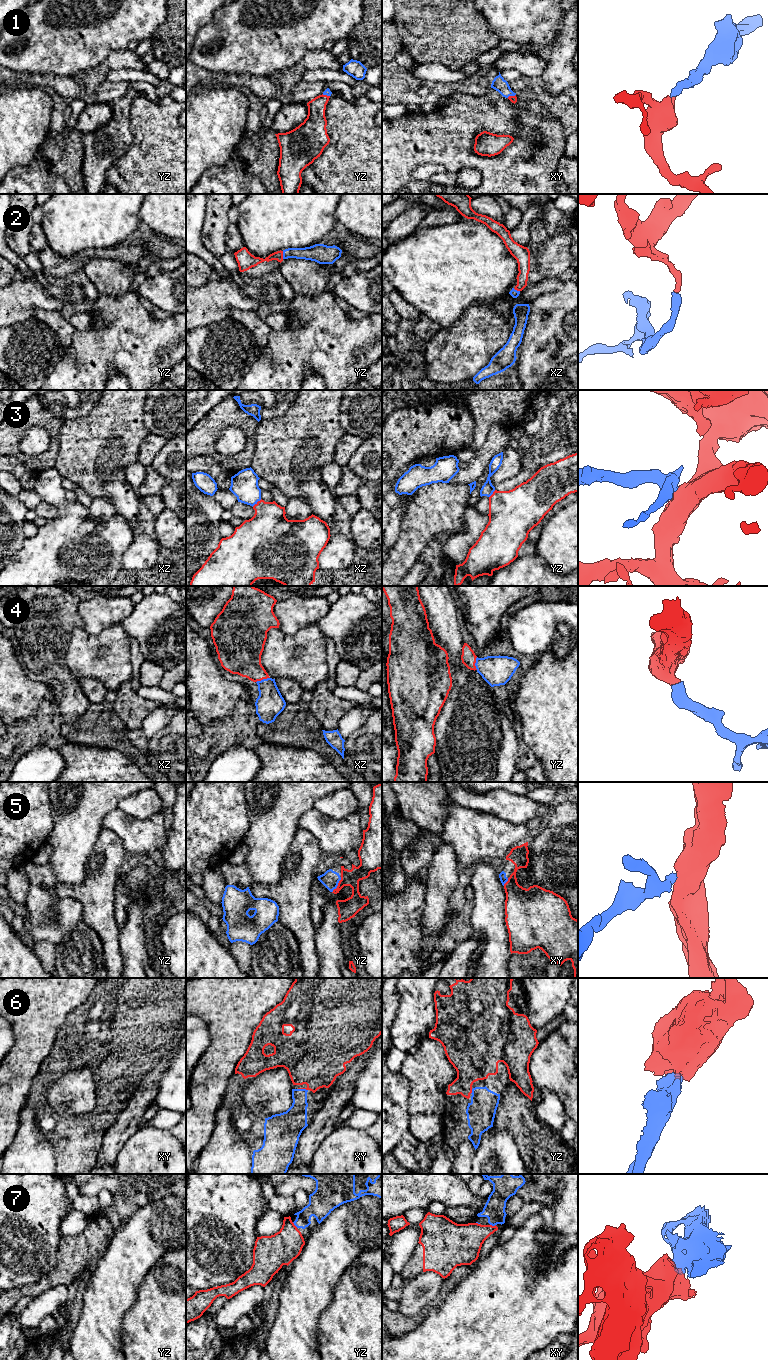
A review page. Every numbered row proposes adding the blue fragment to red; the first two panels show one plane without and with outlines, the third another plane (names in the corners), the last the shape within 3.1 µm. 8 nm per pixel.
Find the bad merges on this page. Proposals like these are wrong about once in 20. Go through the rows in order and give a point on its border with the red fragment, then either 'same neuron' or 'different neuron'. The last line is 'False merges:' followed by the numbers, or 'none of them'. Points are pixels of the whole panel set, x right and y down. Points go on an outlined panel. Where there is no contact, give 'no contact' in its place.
1: xy (511, 96) | same neuron
2: yz (282, 255) | same neuron
3: xz (257, 502) | same neuron
4: xz (262, 679) | same neuron
5: yz (338, 885) | same neuron
6: xy (303, 1088) | same neuron
7: yz (294, 1225) | same neuron
False merges: none of them

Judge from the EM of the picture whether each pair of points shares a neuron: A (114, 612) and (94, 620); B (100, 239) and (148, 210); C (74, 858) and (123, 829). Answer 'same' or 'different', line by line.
A: same
B: different
C: different

